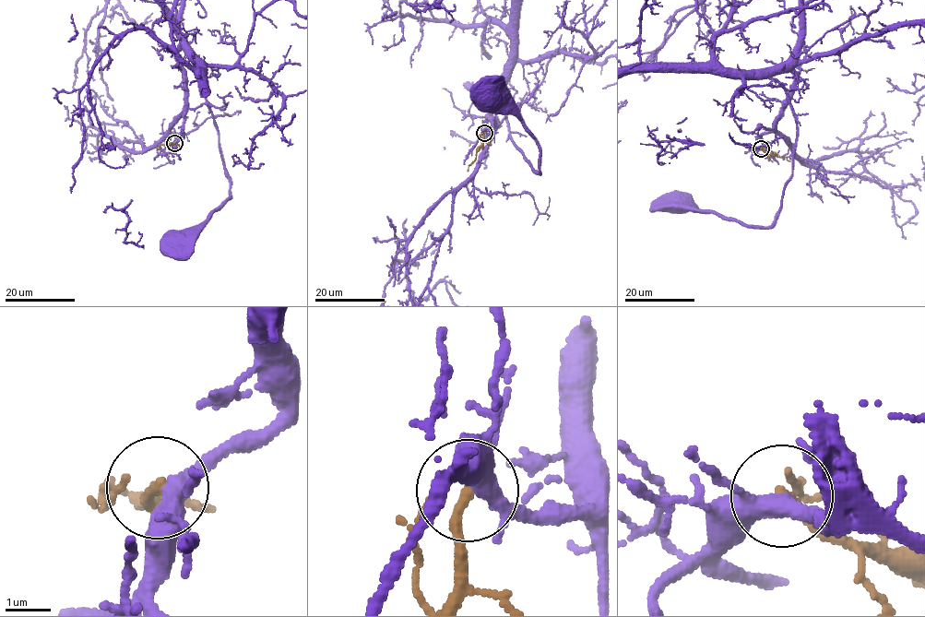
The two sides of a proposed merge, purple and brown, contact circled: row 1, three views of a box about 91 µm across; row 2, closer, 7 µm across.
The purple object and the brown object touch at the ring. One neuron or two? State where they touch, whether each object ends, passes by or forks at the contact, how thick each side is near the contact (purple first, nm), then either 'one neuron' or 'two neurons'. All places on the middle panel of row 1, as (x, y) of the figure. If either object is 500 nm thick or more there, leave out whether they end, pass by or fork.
(484, 133) | purple forks | brown ends | 340/240 nm | two neurons

